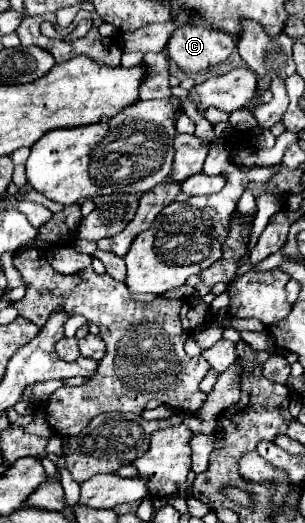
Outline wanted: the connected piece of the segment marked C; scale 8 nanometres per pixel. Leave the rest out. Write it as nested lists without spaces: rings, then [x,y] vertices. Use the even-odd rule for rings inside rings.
[[[182,26],[168,40],[168,56],[184,74],[196,74],[224,62],[234,46],[234,38],[226,32],[206,26]]]

